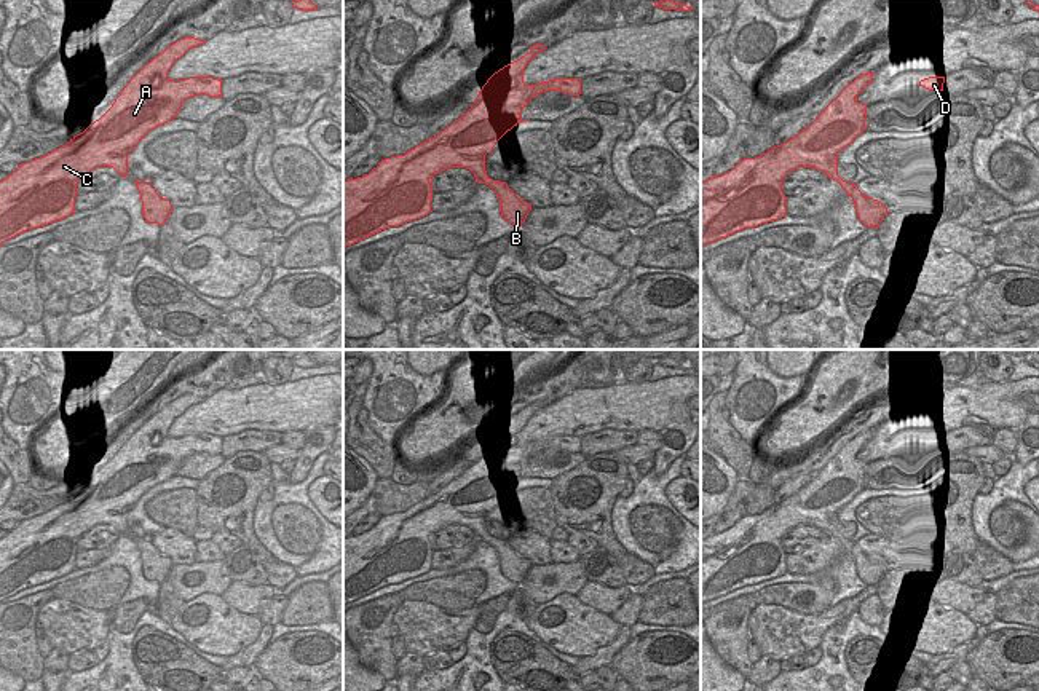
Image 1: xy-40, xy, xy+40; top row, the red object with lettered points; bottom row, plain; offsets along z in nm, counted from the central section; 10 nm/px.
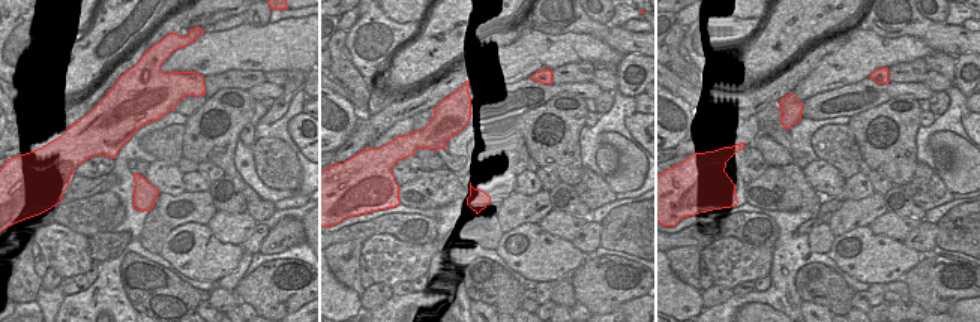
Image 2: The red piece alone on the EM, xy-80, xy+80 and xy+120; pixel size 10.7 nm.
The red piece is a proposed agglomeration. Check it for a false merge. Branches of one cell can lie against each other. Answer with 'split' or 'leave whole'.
leave whole

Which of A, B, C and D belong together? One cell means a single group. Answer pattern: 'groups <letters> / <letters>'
groups A B C D

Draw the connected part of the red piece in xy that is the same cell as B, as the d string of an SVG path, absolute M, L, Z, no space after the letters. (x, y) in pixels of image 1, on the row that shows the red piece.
M533 45L525 56L495 72L471 109L437 136L404 155L381 160L362 177L343 180L343 247L433 212L433 177L448 168L466 168L476 182L488 185L498 195L501 217L520 228L531 206L506 182L487 176L485 155L508 131L528 121L522 110L535 96L546 91L581 94L578 78L523 83L525 65L544 49L544 45Z

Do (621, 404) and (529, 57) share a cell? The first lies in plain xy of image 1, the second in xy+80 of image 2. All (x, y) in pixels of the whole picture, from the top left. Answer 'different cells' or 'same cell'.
same cell

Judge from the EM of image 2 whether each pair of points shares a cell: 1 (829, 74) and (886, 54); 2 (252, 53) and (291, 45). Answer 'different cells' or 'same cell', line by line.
1: same cell
2: same cell

